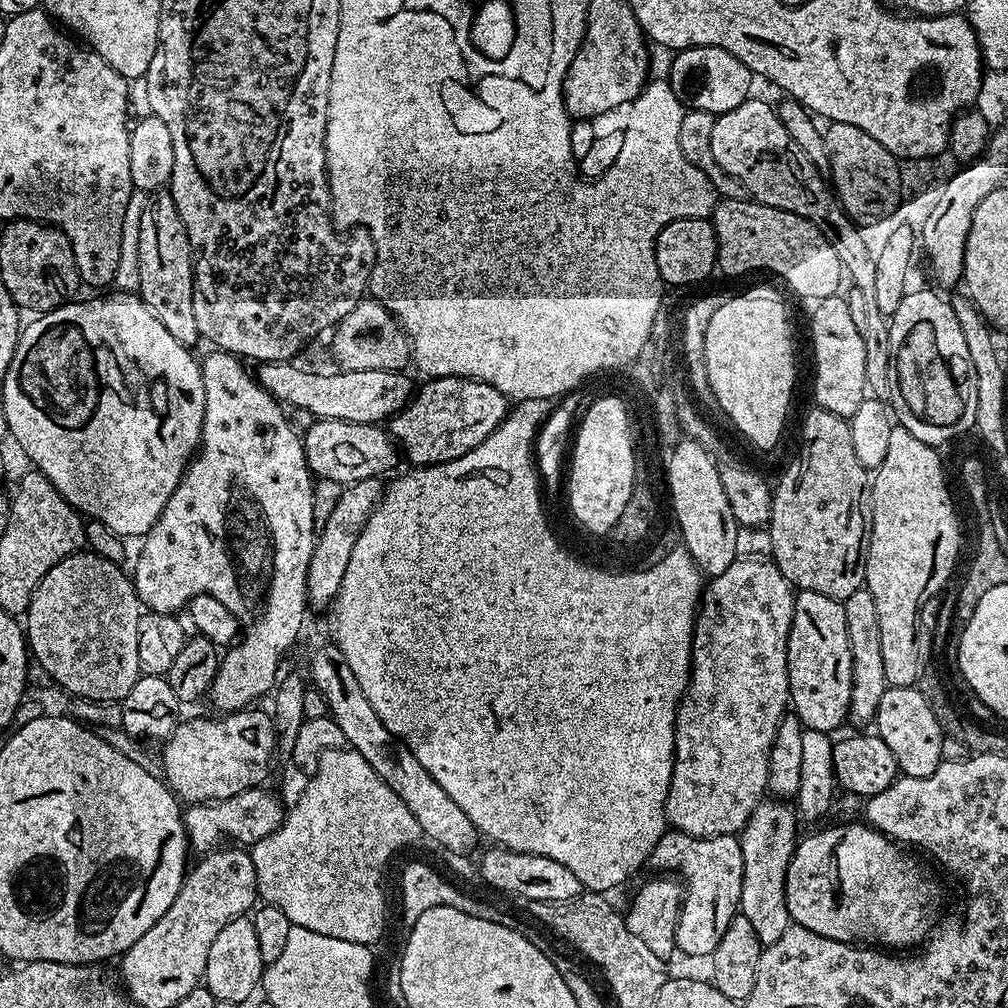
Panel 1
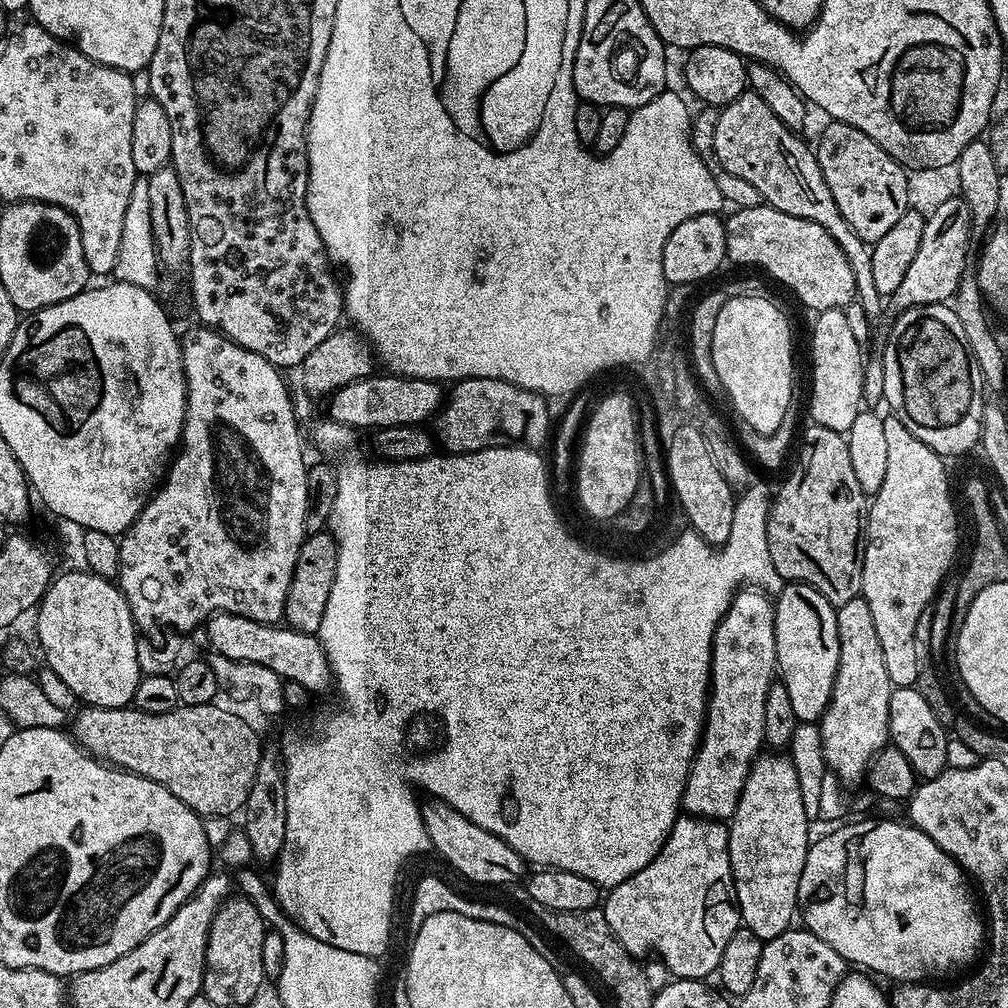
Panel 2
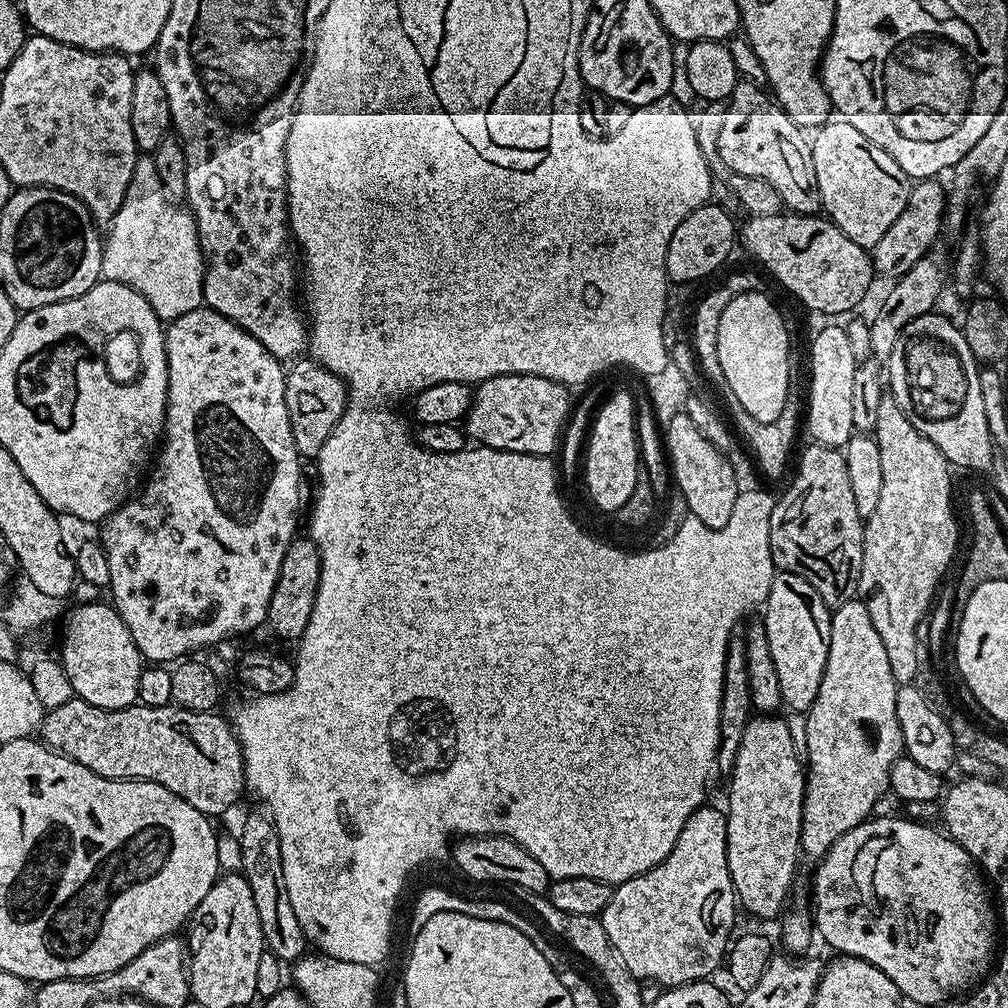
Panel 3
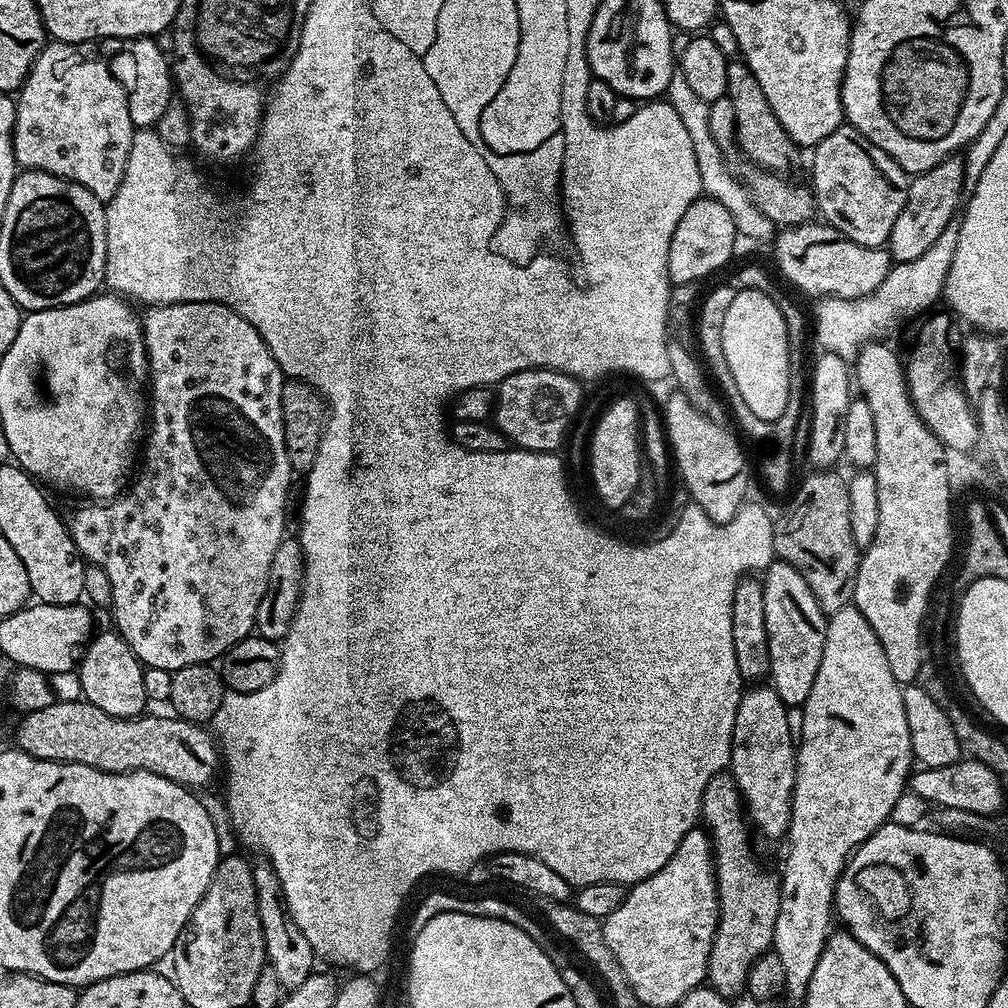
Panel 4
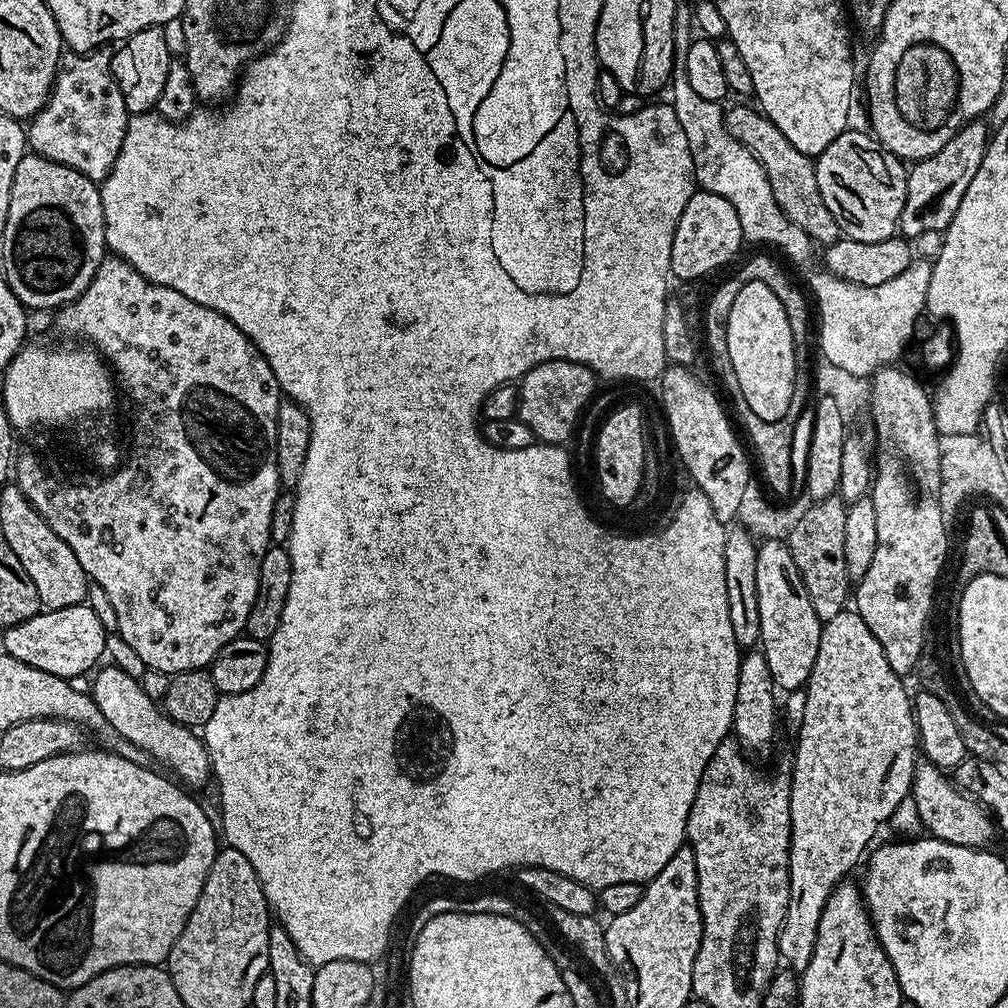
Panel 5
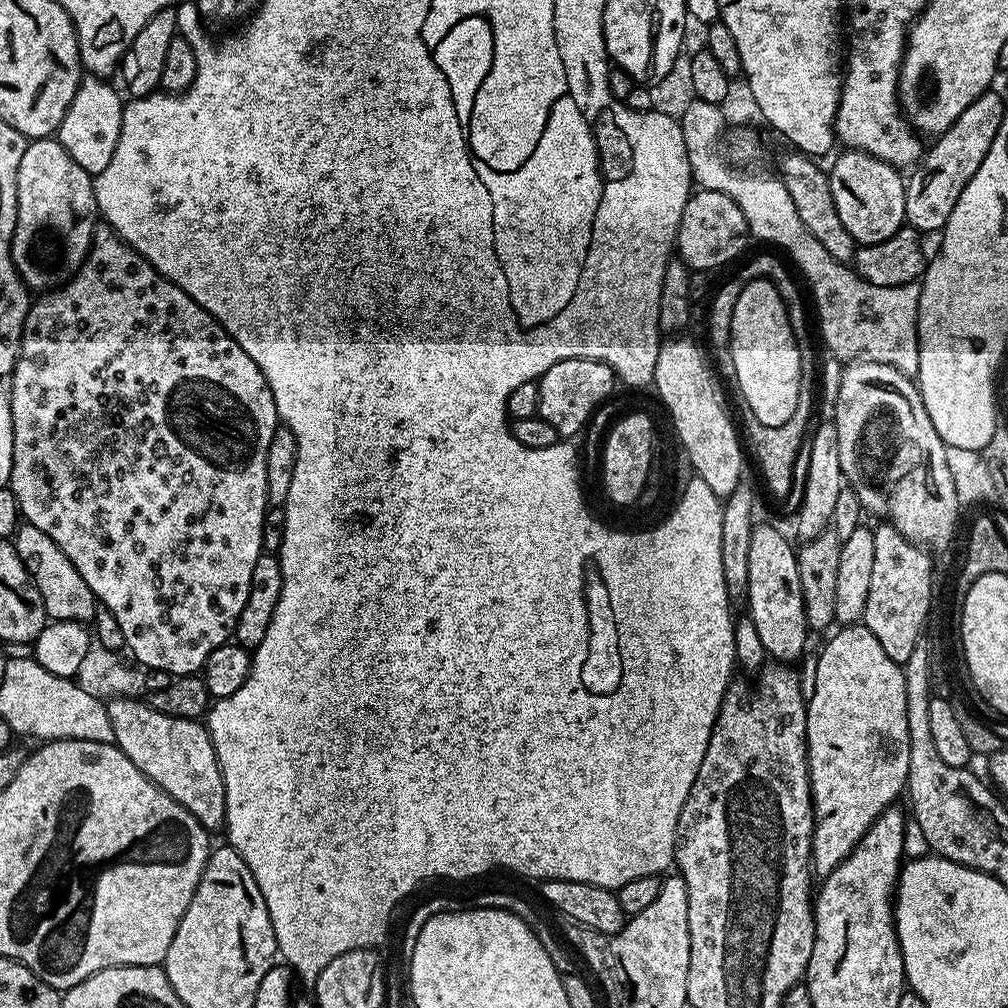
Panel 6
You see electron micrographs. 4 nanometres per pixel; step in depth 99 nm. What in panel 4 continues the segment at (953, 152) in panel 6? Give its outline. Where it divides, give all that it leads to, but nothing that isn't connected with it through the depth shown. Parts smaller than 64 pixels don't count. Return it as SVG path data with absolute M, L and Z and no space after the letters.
M956 154L946 157L930 170L913 175L908 185L908 197L902 206L902 214L894 218L894 226L888 235L886 247L893 261L897 264L914 262L914 258L926 254L926 250L930 250L930 246L938 242L938 234L942 234L942 230L953 223L965 192L964 161Z

